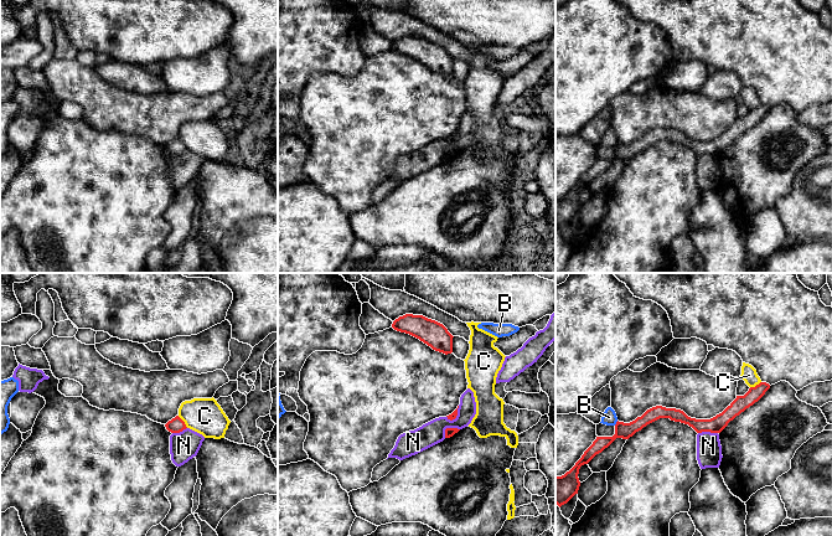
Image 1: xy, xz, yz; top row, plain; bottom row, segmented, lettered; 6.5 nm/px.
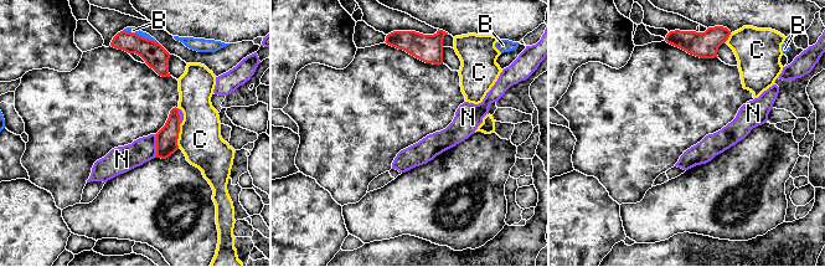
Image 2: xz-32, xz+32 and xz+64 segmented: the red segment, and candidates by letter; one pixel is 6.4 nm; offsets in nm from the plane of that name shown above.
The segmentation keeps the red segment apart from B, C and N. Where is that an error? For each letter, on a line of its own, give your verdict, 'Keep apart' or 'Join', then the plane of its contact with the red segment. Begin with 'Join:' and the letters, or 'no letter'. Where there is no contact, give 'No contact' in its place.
Join: no letter
B: Keep apart. Touches red in yz
C: Keep apart. Touches red in xy
N: Keep apart. Touches red in xz

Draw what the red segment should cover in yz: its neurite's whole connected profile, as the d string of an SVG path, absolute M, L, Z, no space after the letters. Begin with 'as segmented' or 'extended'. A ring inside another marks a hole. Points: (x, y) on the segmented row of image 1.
as segmented | M760 382L755 387L750 387L744 396L737 396L737 398L722 413L710 419L696 419L688 417L681 409L656 406L647 409L641 417L637 417L630 423L617 421L615 424L615 434L613 437L596 437L593 444L584 452L582 458L569 471L562 476L555 476L555 504L560 507L562 505L567 504L575 494L578 494L580 486L578 478L580 467L588 464L596 454L608 448L616 438L629 439L636 432L660 418L670 418L671 421L688 424L697 433L720 433L730 421L758 402L769 388L770 385L766 382Z

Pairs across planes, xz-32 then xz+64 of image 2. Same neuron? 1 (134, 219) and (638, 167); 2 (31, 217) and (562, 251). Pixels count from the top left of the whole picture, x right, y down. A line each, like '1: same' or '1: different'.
1: different
2: same

